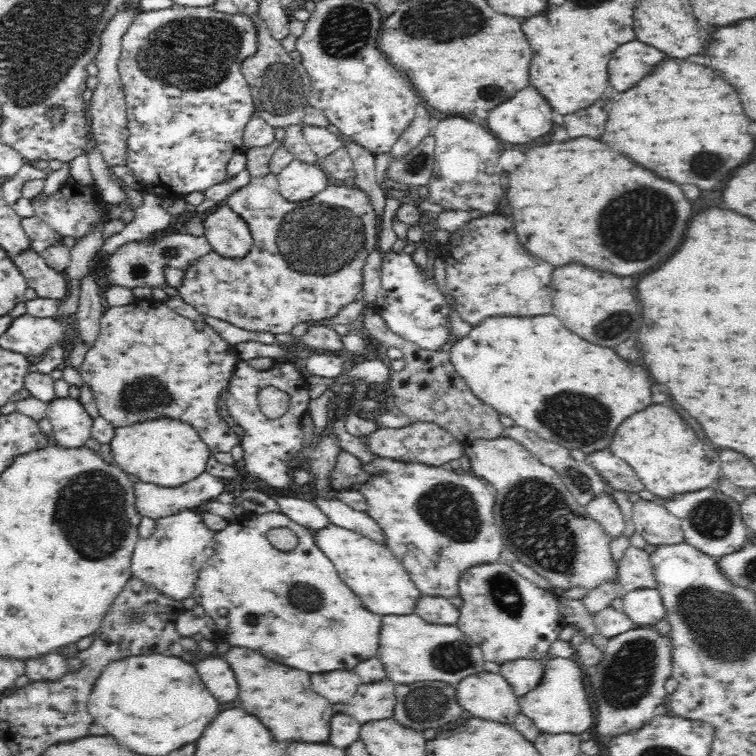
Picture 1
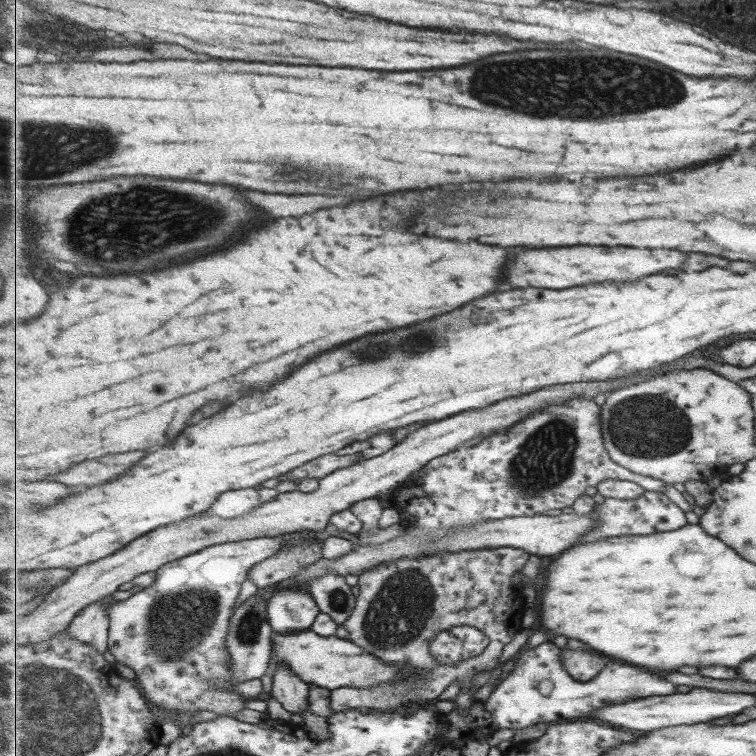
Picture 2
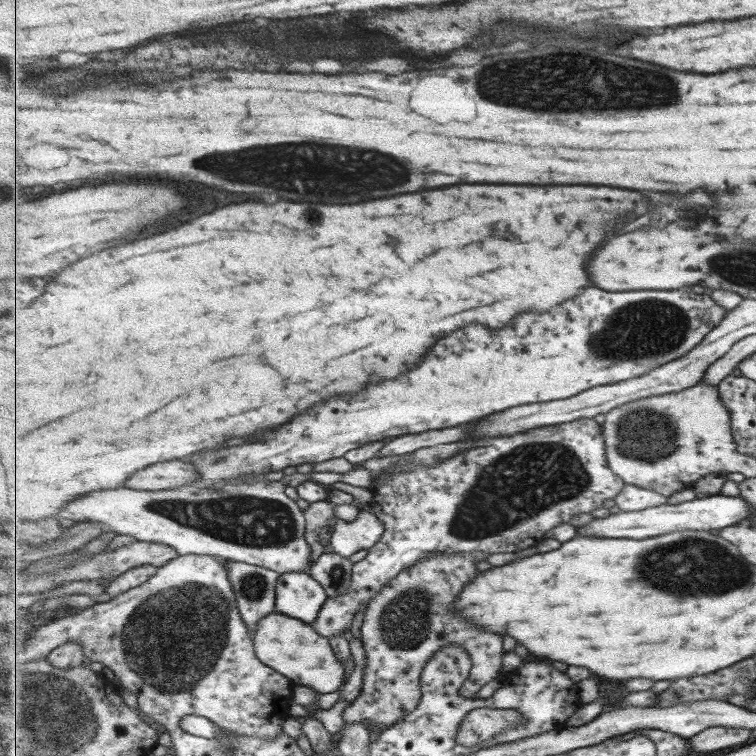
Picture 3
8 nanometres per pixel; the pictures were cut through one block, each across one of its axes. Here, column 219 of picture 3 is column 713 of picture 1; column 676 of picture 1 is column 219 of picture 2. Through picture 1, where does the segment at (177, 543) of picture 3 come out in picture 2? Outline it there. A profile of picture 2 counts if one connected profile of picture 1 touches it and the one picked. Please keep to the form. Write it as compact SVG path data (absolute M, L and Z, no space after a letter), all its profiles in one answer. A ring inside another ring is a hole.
M246 488L223 493L208 512L224 518L239 518L263 503L257 488Z

